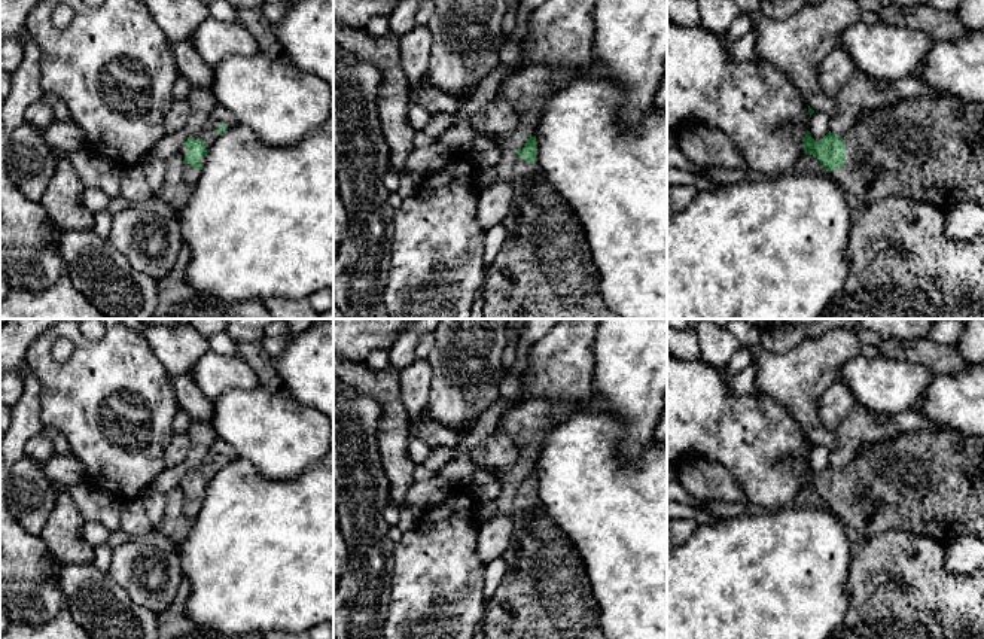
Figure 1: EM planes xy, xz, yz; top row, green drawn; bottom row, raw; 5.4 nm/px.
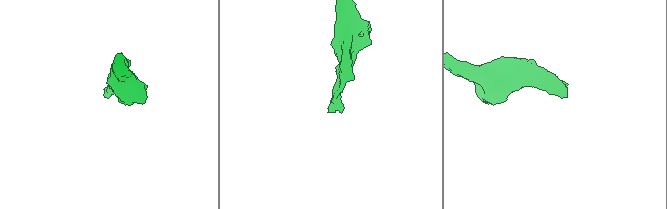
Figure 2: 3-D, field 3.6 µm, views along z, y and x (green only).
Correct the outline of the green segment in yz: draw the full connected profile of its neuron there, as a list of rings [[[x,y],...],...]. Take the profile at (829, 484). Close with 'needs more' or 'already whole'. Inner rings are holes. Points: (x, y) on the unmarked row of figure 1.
[[[908,430],[871,444],[843,469],[829,465],[816,475],[807,465],[804,484],[817,492],[832,512],[866,539],[889,530],[933,538],[944,545],[965,535],[984,539],[984,438],[962,435],[956,430]]]; needs more

